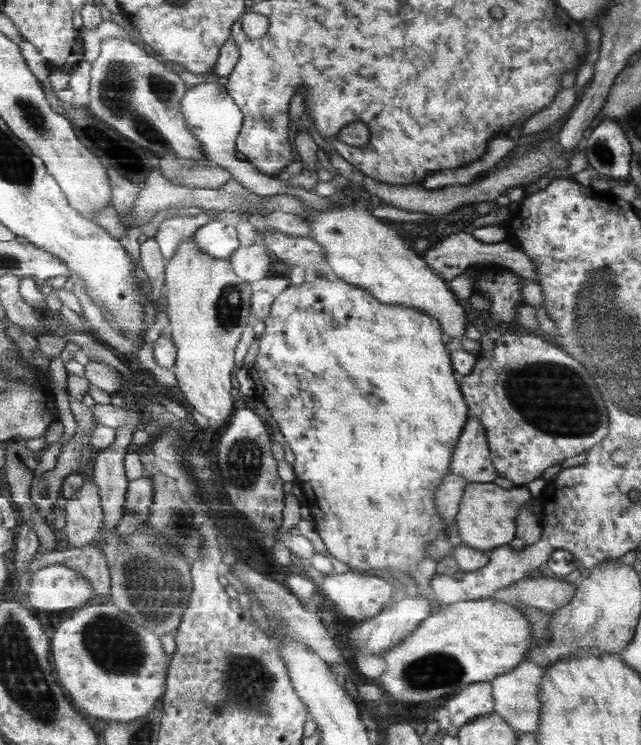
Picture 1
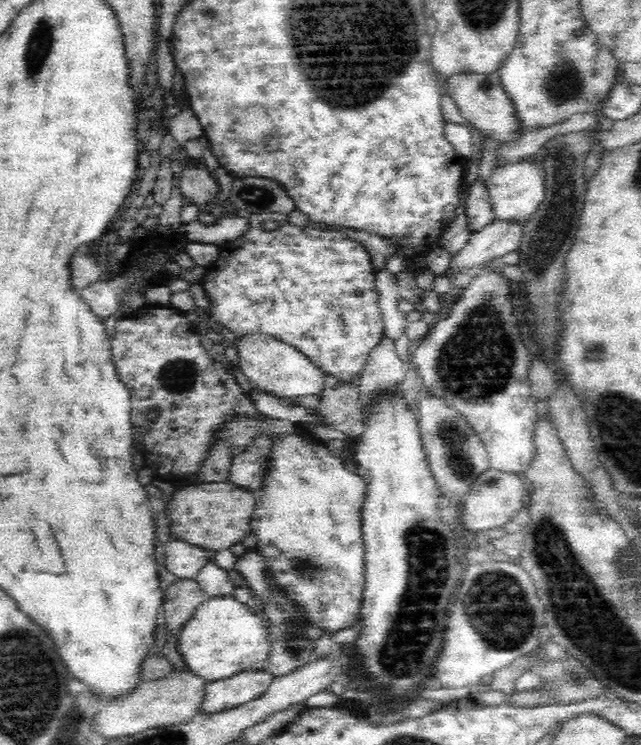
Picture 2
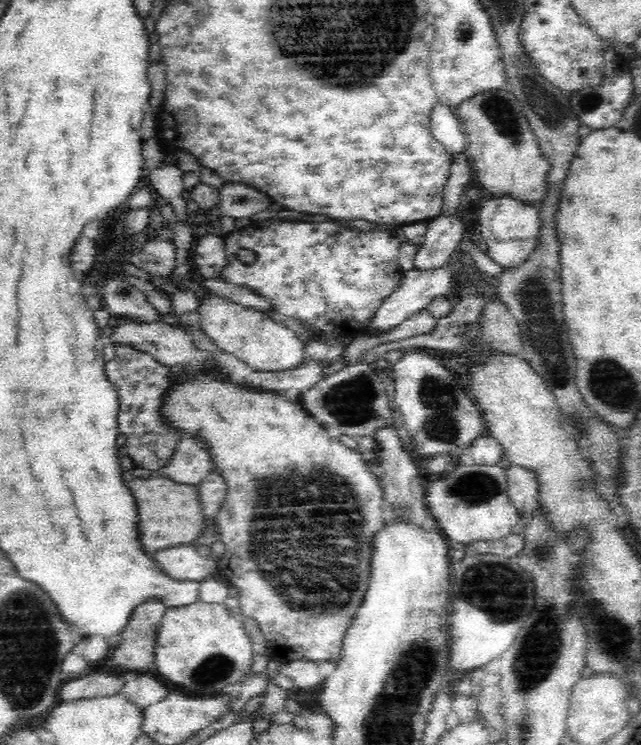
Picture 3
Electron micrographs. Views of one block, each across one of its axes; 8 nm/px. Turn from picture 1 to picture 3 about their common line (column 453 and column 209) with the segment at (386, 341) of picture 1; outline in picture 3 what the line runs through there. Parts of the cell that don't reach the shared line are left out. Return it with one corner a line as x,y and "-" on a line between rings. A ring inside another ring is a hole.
218,365
210,366
210,368
177,368
170,367
172,378
170,378
170,386
166,388
163,397
163,406
160,413
163,422
172,429
176,429
181,435
190,436
205,443
205,448
215,467
214,472
218,472
226,483
226,496
222,502
220,512
217,512
214,520
220,531
220,542
225,547
224,554
219,558
219,570
225,574
226,579
230,582
230,586
238,588
239,608
237,613
244,617
250,617
256,620
257,626
260,628
265,640
276,642
276,646
280,647
285,654
289,654
290,650
300,654
296,660
306,660
314,663
324,662
324,660
332,660
338,662
343,649
343,640
345,632
352,624
356,611
363,603
364,595
369,587
370,580
370,556
374,552
376,540
374,534
380,532
386,526
388,511
384,498
384,491
378,482
377,472
370,472
368,465
374,463
375,459
368,454
354,451
352,448
346,448
340,440
334,440
328,436
327,428
316,422
308,412
306,400
292,401
286,396
280,395
279,392
268,392
263,388
255,386
244,386
243,384
234,384
230,382
229,374
224,374
219,370

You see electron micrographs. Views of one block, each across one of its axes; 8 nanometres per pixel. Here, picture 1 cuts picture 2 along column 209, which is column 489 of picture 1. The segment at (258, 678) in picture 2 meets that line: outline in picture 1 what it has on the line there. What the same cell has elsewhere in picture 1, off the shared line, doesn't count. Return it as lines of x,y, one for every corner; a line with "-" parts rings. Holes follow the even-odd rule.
474,683
465,690
447,699
446,709
450,713
450,722
458,729
472,723
479,716
496,711
490,683

